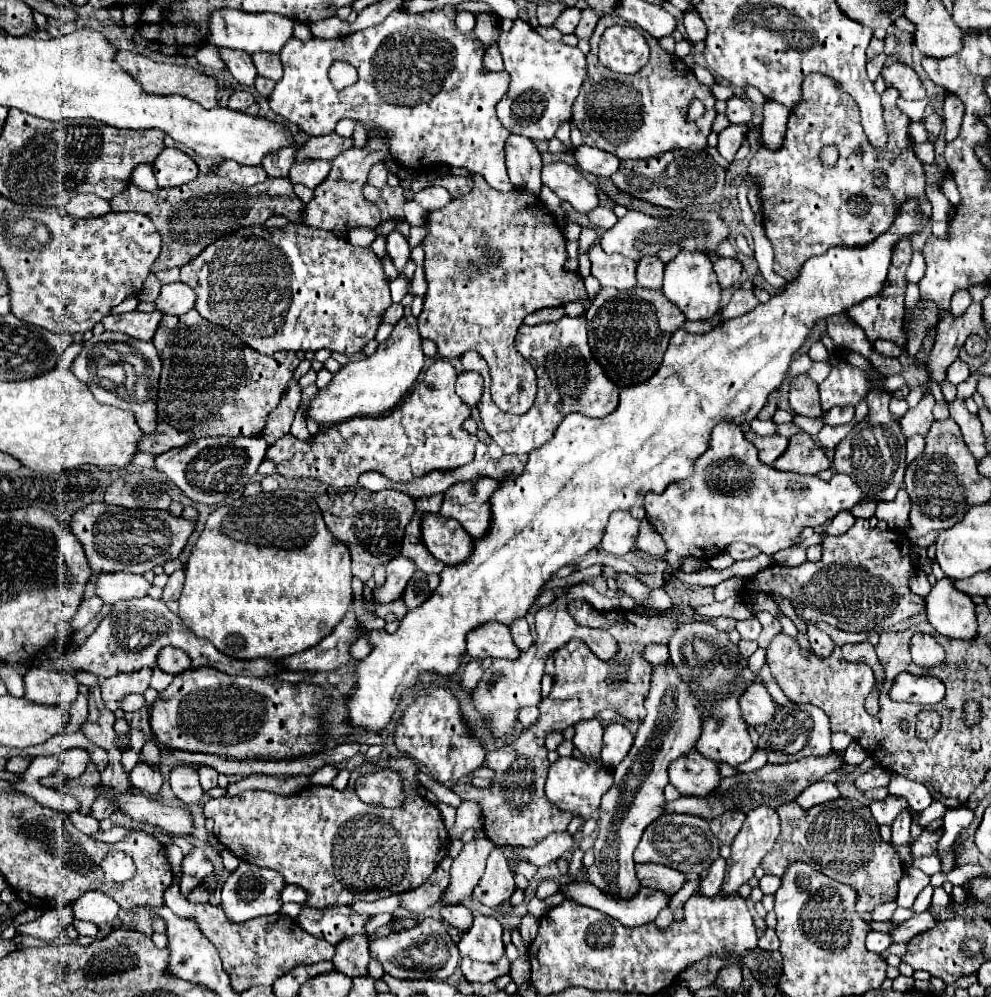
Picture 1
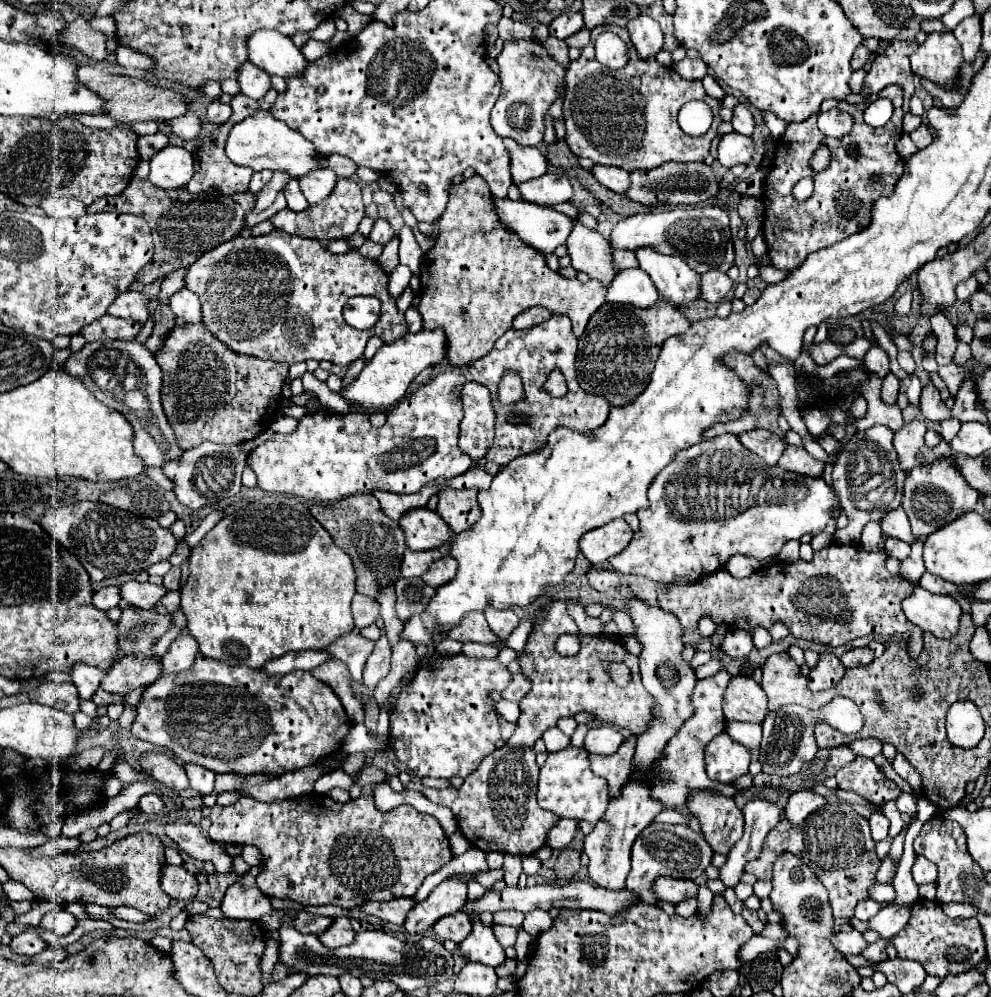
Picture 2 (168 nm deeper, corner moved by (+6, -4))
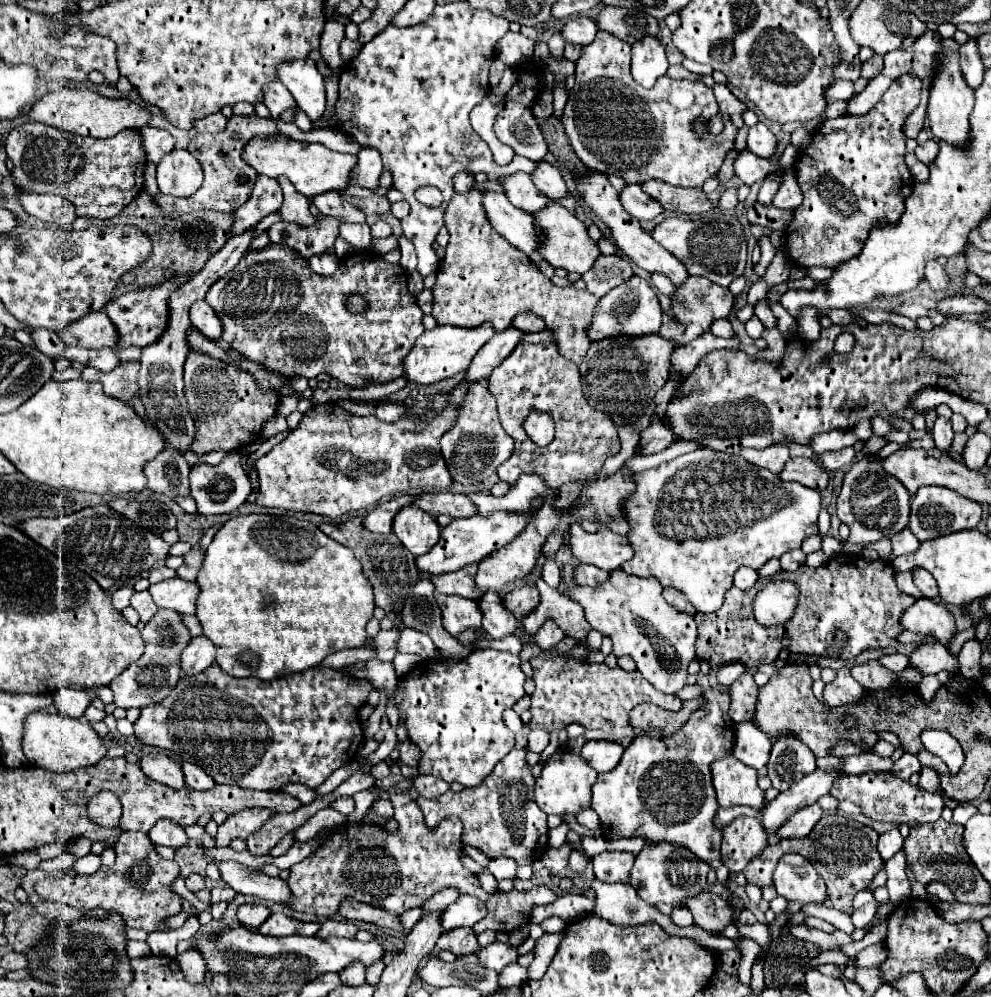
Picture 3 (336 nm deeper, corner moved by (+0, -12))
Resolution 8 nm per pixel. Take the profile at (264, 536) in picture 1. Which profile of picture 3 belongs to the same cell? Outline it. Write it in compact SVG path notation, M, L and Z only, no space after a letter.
M250 514L250 516L236 516L230 518L228 522L222 524L222 528L216 532L214 540L210 542L208 550L206 550L206 560L202 570L198 572L198 586L202 588L202 594L198 596L198 610L196 616L200 618L200 624L204 628L204 634L214 642L214 646L218 648L216 654L216 662L220 664L220 668L236 678L244 678L244 676L256 676L260 680L274 680L280 676L290 676L290 674L298 674L304 672L308 668L318 666L326 656L330 656L332 652L338 652L342 648L356 648L358 644L366 642L366 622L372 618L374 614L374 592L372 592L372 584L370 580L364 576L360 562L354 558L354 552L338 542L334 542L332 538L328 538L324 532L318 530L318 526L314 526L308 520L298 520L298 518L272 518L272 516L260 516L260 514Z

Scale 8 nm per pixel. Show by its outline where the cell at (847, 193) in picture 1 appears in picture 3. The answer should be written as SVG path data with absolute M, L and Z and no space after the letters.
M904 74L884 92L866 116L838 116L826 120L812 134L812 146L804 148L796 164L796 178L804 202L784 234L788 258L804 268L836 268L858 256L876 224L896 224L904 212L904 200L914 188L914 178L904 162L904 120L920 104L922 80Z

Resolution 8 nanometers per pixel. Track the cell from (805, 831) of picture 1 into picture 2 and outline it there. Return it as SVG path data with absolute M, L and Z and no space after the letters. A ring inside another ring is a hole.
M834 802L814 812L812 816L808 816L808 820L804 820L804 824L798 826L782 818L776 828L766 836L764 852L758 860L748 864L746 872L754 874L758 880L772 880L772 866L780 854L790 852L794 856L800 856L802 862L808 864L818 880L826 886L834 918L850 920L854 916L856 904L870 898L870 888L876 884L880 860L876 856L874 844L876 842L870 836L868 820L862 818L850 804ZM816 818L820 818L820 822Z

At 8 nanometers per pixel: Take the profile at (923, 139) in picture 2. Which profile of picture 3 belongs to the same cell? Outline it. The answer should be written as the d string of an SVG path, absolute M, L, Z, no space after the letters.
M928 140L928 142L924 142L924 144L920 144L918 148L916 148L916 158L920 160L920 162L924 162L926 166L930 166L934 160L936 160L936 156L938 156L938 150L940 150L940 144L938 144L938 140Z

